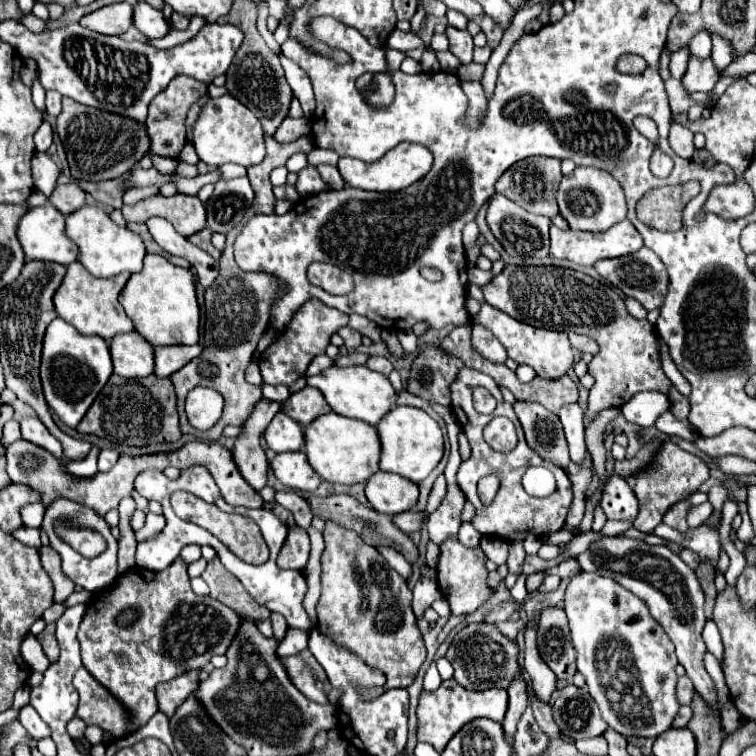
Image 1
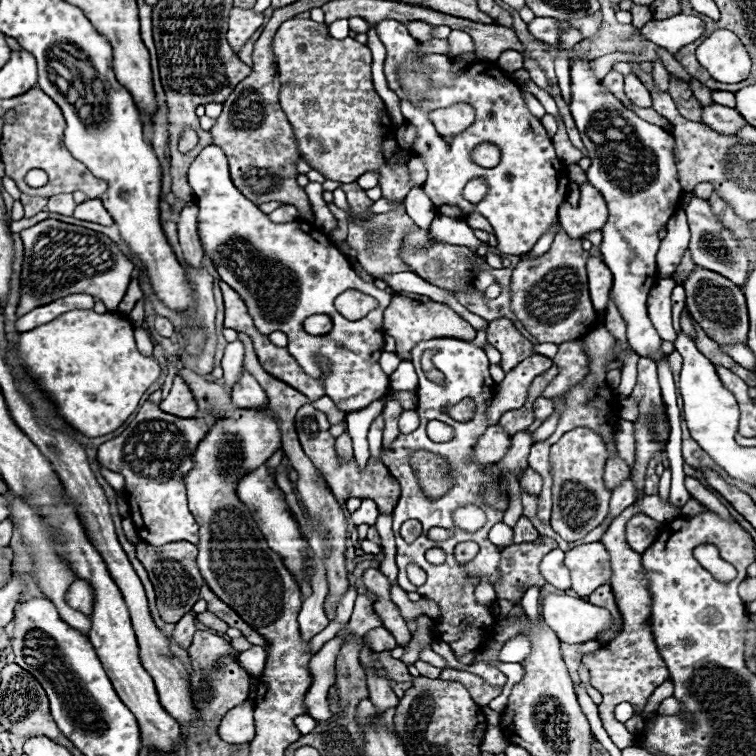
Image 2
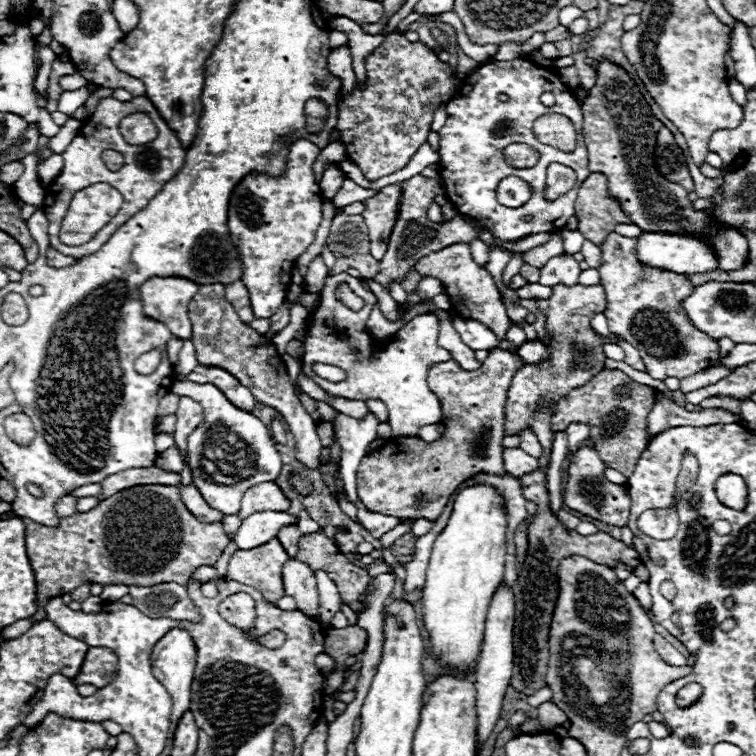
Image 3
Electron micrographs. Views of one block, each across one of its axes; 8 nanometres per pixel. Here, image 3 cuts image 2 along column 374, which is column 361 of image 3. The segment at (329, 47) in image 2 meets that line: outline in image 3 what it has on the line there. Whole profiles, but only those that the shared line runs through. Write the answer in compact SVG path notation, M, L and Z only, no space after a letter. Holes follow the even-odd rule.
M390 34L382 46L378 46L368 58L366 58L366 70L368 70L368 86L364 90L354 88L350 98L340 96L338 106L338 124L332 132L330 140L340 140L346 146L348 158L356 164L363 175L372 182L382 176L402 170L410 161L418 148L426 142L432 124L432 116L438 110L442 102L448 102L454 94L452 78L456 76L454 70L450 70L448 62L440 62L434 52L422 42L408 42L402 34Z

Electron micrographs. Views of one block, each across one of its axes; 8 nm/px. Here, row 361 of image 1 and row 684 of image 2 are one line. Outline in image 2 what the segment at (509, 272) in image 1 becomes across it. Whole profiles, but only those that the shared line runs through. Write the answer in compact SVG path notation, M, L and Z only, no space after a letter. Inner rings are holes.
M652 494L652 496L644 496L638 504L626 508L616 520L612 520L606 534L602 536L602 544L608 550L610 564L612 564L610 586L612 586L612 594L616 598L616 606L618 606L620 616L622 616L622 628L620 628L620 632L616 634L616 638L612 642L602 646L594 654L582 656L582 662L590 670L592 686L602 695L602 703L598 707L598 711L603 727L613 743L621 750L632 745L635 735L628 730L618 729L618 721L610 720L614 706L618 702L629 702L636 708L636 714L641 714L648 698L650 698L650 694L662 682L666 682L670 678L668 668L666 668L664 660L660 658L660 654L656 650L654 636L652 636L650 624L648 624L650 592L648 592L648 580L646 580L642 568L640 568L640 554L636 554L628 548L625 538L626 522L636 512L646 512L646 515L664 524L674 520L676 516L680 516L678 508L668 498L662 500L658 494Z

